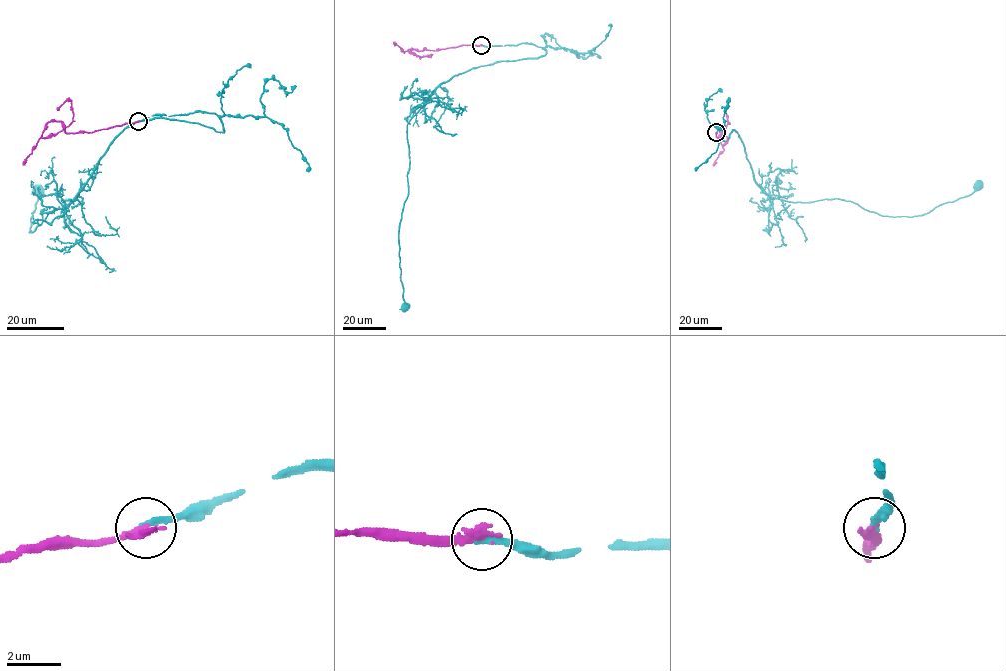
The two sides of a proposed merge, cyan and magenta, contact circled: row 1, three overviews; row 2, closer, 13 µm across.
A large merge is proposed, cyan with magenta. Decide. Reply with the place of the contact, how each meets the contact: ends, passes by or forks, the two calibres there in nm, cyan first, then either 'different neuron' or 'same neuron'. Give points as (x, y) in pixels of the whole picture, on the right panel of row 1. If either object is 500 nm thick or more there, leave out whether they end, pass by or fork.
at (716, 132); cyan ends there; magenta ends there; 260 nm thick on the cyan side, 320 nm on the other; same neuron

